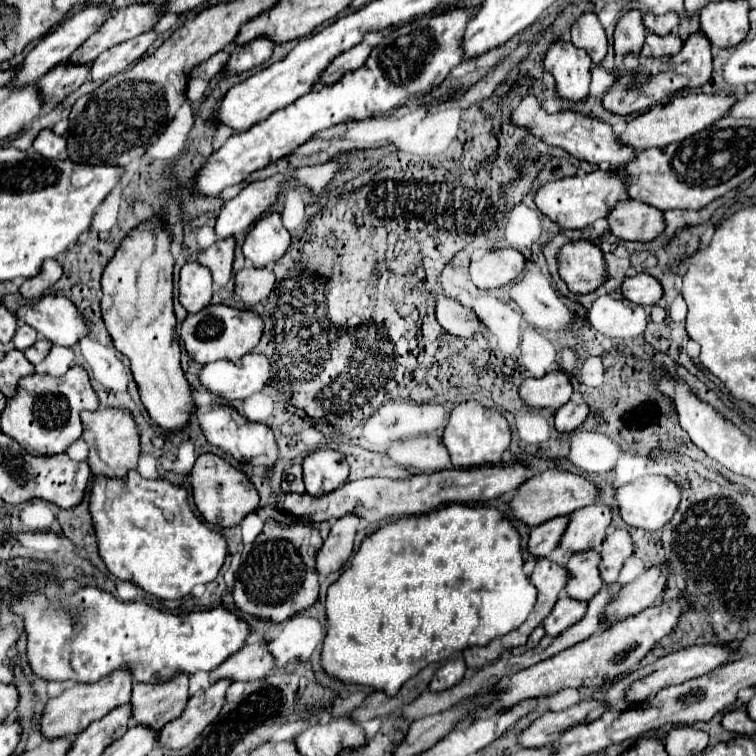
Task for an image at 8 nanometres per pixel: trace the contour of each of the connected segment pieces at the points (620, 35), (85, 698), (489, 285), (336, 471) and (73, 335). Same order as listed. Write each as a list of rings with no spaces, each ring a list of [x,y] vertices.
[[[629,10],[621,16],[621,20],[615,26],[615,54],[627,56],[627,54],[639,54],[645,40],[645,26],[641,20],[641,12]]]
[[[111,672],[105,680],[99,680],[97,684],[75,684],[67,690],[63,690],[57,698],[49,698],[45,704],[41,718],[39,718],[39,732],[45,740],[55,738],[71,738],[85,730],[93,720],[99,720],[101,716],[109,714],[113,708],[127,704],[131,696],[133,680],[129,680],[129,672]]]
[[[513,248],[489,252],[471,262],[471,280],[477,288],[493,290],[513,282],[525,268],[525,256]]]
[[[315,450],[303,460],[303,480],[309,496],[323,496],[347,482],[349,466],[337,450]]]
[[[43,296],[33,306],[23,306],[17,316],[59,346],[73,346],[91,334],[91,322],[63,296]]]

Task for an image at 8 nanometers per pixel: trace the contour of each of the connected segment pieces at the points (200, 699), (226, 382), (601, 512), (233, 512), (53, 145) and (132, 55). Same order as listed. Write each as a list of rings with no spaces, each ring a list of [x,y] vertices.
[[[221,680],[211,684],[207,690],[193,694],[183,714],[177,720],[165,724],[165,728],[157,734],[157,742],[169,750],[181,750],[189,746],[205,730],[205,726],[215,720],[229,686],[231,680]]]
[[[245,354],[239,364],[217,360],[199,370],[201,384],[223,400],[245,400],[269,380],[269,360],[261,354]]]
[[[591,504],[569,514],[565,536],[559,540],[559,548],[577,554],[585,550],[599,550],[605,530],[611,524],[611,508],[603,504]]]
[[[203,454],[197,458],[193,472],[191,472],[191,484],[193,484],[193,498],[197,504],[197,510],[201,516],[219,528],[233,528],[241,524],[241,520],[257,510],[259,494],[253,488],[253,484],[247,480],[247,476],[239,470],[235,470],[231,464],[227,464],[223,458],[215,454]]]
[[[41,130],[39,136],[33,142],[33,148],[37,154],[49,158],[49,160],[65,160],[67,158],[67,142],[63,136],[53,134],[51,130]]]
[[[145,32],[141,36],[135,36],[133,40],[127,40],[125,44],[117,44],[117,48],[111,48],[109,52],[103,52],[101,56],[97,56],[97,60],[93,60],[89,68],[91,80],[107,80],[109,76],[123,72],[147,52],[153,40],[155,32]]]

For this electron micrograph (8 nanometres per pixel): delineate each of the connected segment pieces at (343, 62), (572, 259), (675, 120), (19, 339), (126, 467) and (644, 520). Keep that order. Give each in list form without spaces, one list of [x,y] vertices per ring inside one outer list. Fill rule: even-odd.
[[[361,42],[361,44],[353,46],[349,52],[343,52],[343,54],[337,56],[337,60],[333,60],[333,64],[329,64],[329,68],[323,72],[321,82],[331,82],[331,84],[335,84],[343,74],[361,68],[361,66],[365,64],[367,56],[371,54],[371,50],[373,50],[371,44]]]
[[[589,240],[569,242],[559,252],[559,274],[573,294],[589,294],[607,278],[603,252]]]
[[[689,92],[687,96],[675,96],[671,102],[667,104],[659,104],[643,114],[639,114],[637,118],[633,118],[627,124],[627,130],[621,134],[621,140],[625,140],[625,144],[633,144],[633,148],[637,150],[647,150],[653,146],[667,146],[679,140],[685,140],[687,136],[693,136],[709,126],[713,126],[719,118],[723,118],[733,104],[737,102],[735,96],[727,96],[727,94],[705,94],[705,92]]]
[[[21,326],[21,328],[17,328],[13,342],[15,342],[15,348],[23,352],[37,342],[37,332],[33,332],[33,328],[29,328],[29,326]]]
[[[99,406],[97,412],[83,412],[83,440],[89,446],[89,466],[93,476],[105,476],[105,478],[127,478],[127,472],[137,468],[139,460],[139,432],[135,426],[135,420],[127,410],[119,408],[105,408]]]
[[[643,476],[637,478],[635,482],[619,486],[615,490],[615,500],[619,504],[619,514],[625,524],[643,530],[657,530],[663,528],[673,518],[677,504],[681,502],[681,492],[677,484],[673,484],[665,476]]]

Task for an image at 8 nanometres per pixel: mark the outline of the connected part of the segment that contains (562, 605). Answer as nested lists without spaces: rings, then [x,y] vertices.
[[[561,596],[553,608],[553,612],[549,614],[549,618],[545,618],[543,626],[547,636],[555,638],[561,632],[565,632],[567,628],[571,628],[575,622],[579,622],[585,616],[587,610],[587,602],[579,602],[579,600],[569,600],[567,596]]]

